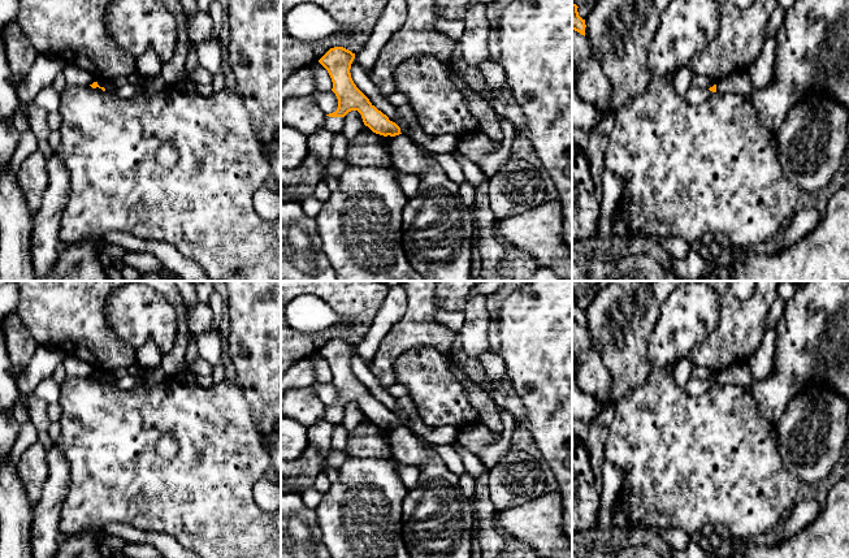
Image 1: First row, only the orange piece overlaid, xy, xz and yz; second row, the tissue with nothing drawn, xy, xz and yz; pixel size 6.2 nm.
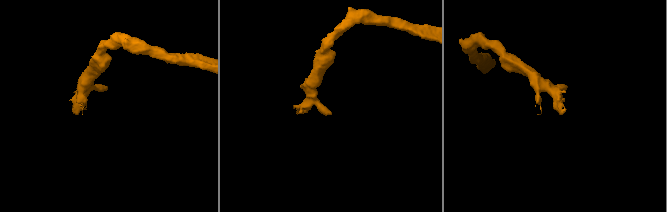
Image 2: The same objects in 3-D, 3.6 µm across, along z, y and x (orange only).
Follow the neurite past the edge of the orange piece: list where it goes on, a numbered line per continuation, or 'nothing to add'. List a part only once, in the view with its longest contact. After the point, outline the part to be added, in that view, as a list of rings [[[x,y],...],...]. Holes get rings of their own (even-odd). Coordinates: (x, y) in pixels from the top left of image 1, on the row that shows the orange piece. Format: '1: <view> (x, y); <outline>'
1: xz (332, 124); [[[325,117],[324,129],[330,133],[341,133],[345,126],[345,117]]]

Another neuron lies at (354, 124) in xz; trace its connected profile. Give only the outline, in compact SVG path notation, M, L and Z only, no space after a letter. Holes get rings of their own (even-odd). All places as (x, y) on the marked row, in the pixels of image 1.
M351 111L345 116L343 135L351 140L354 139L363 129L364 122L361 114L358 111Z

